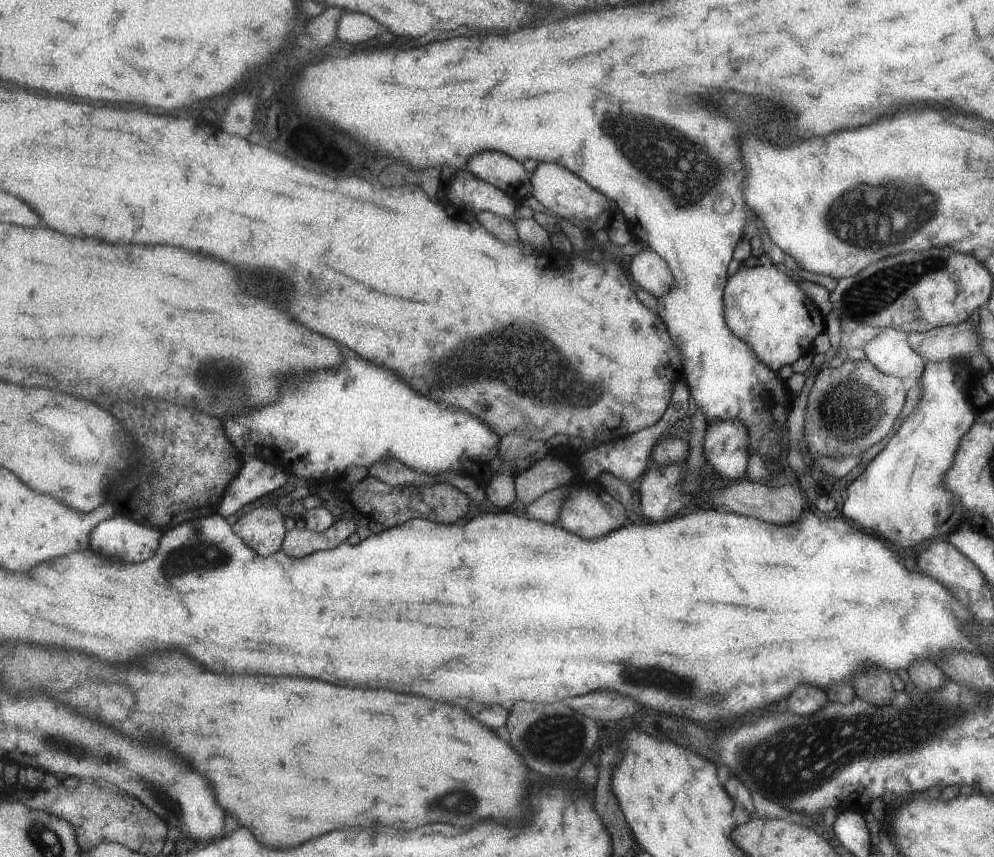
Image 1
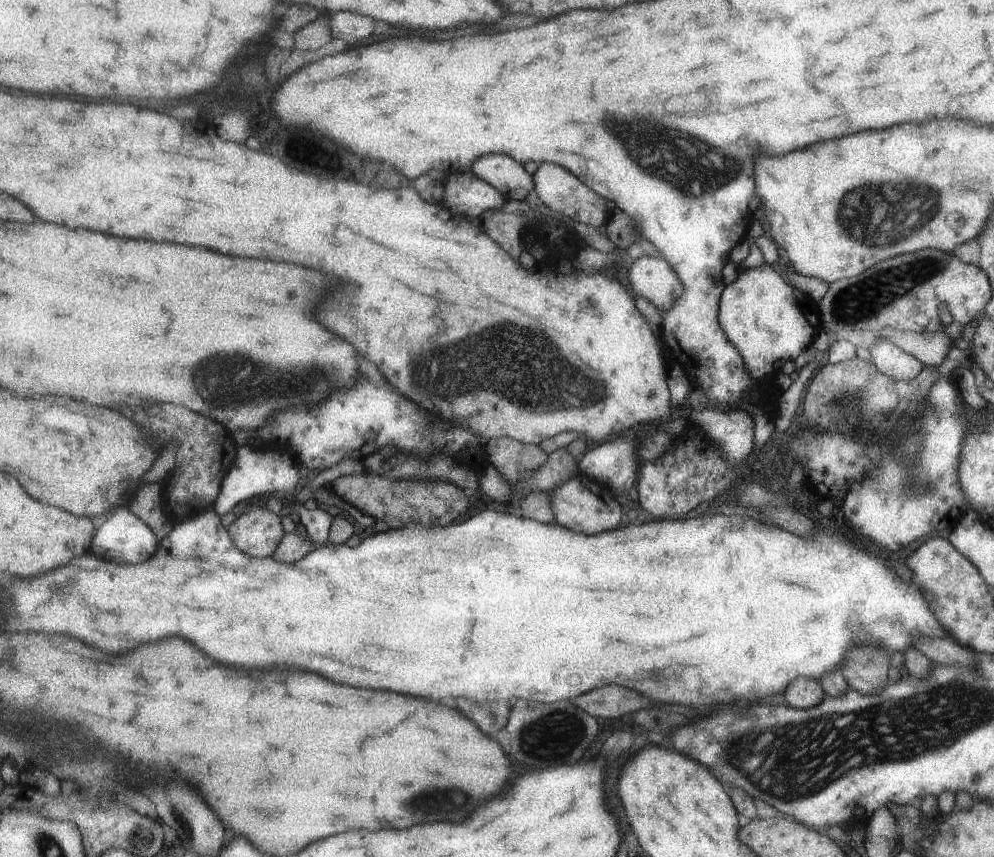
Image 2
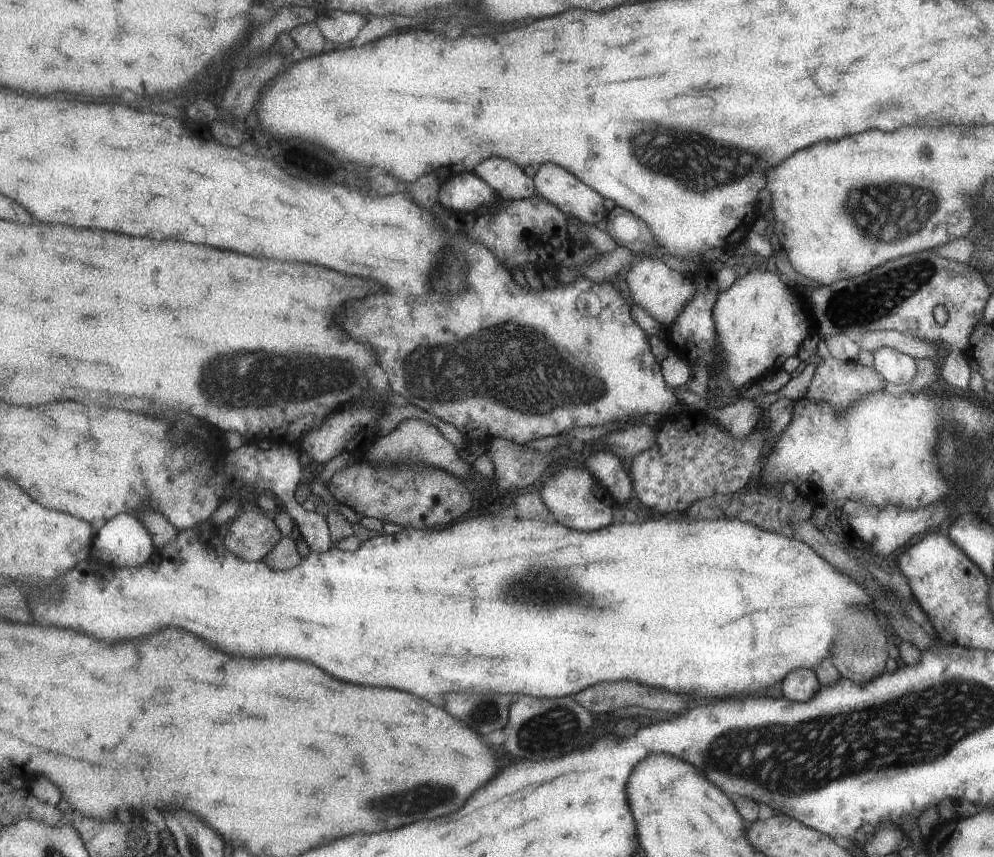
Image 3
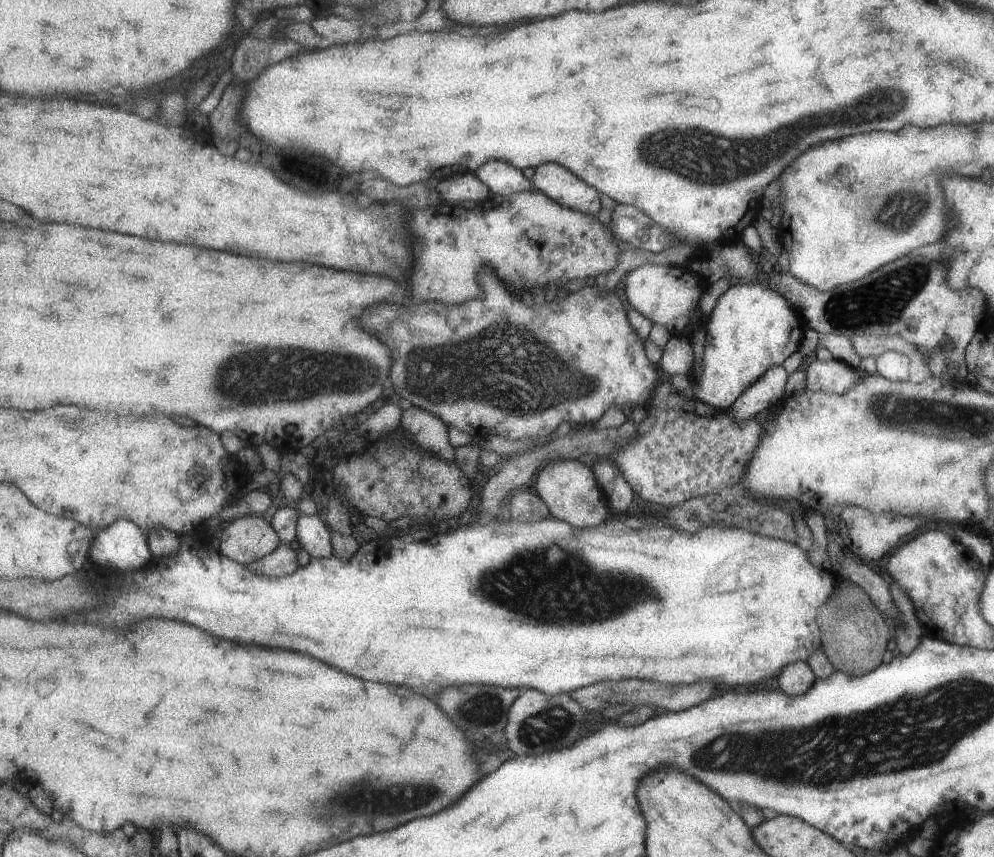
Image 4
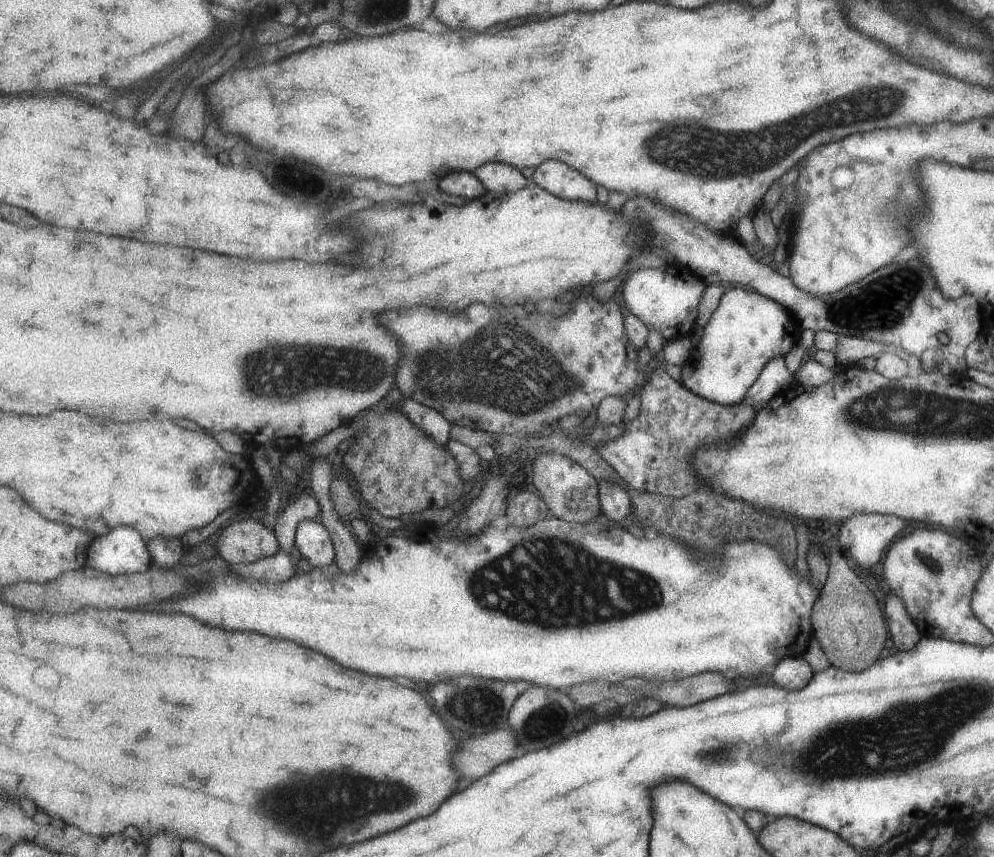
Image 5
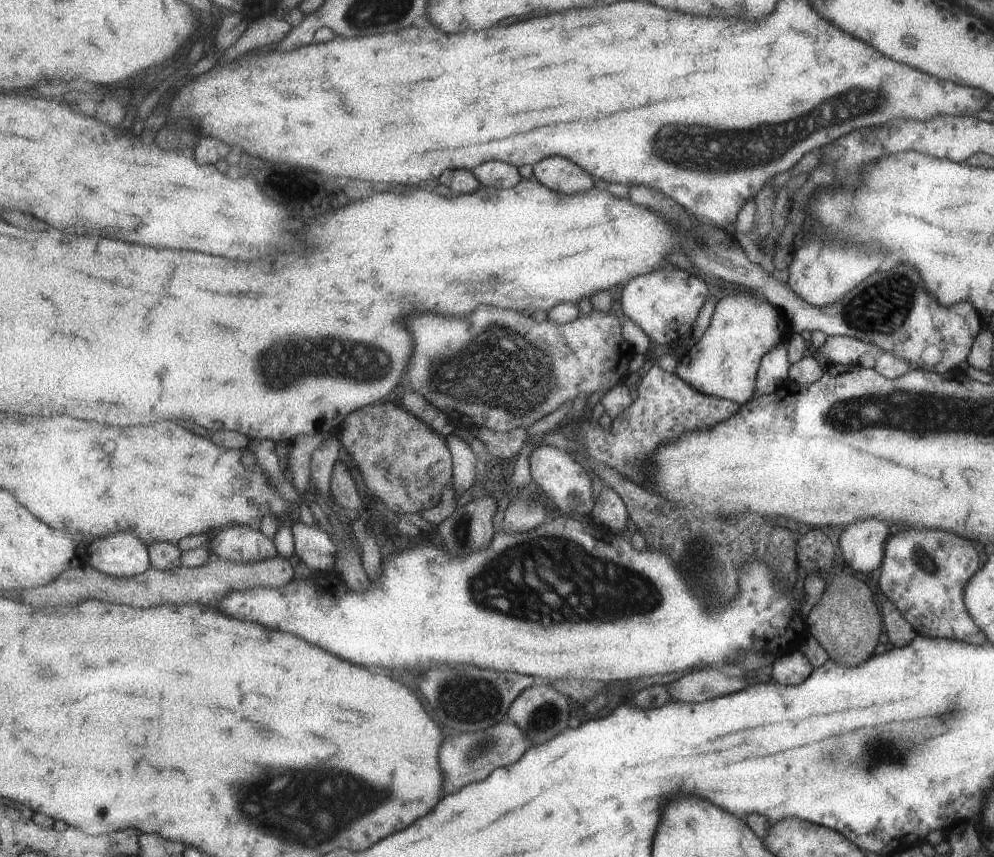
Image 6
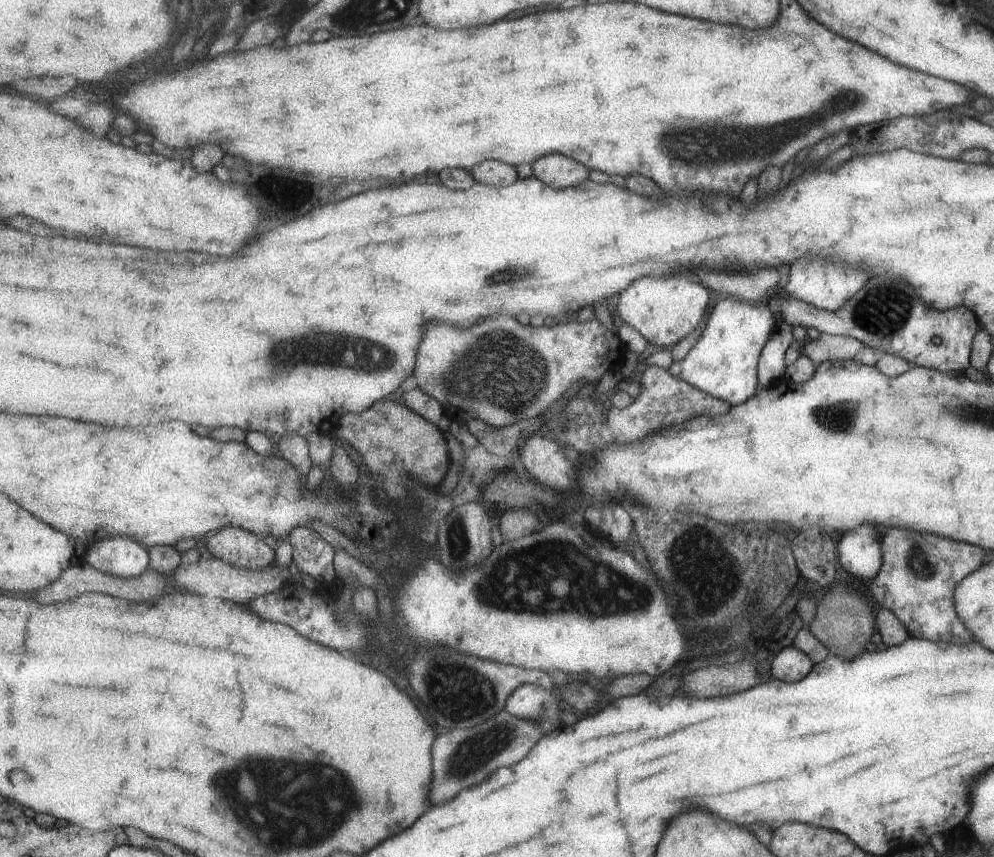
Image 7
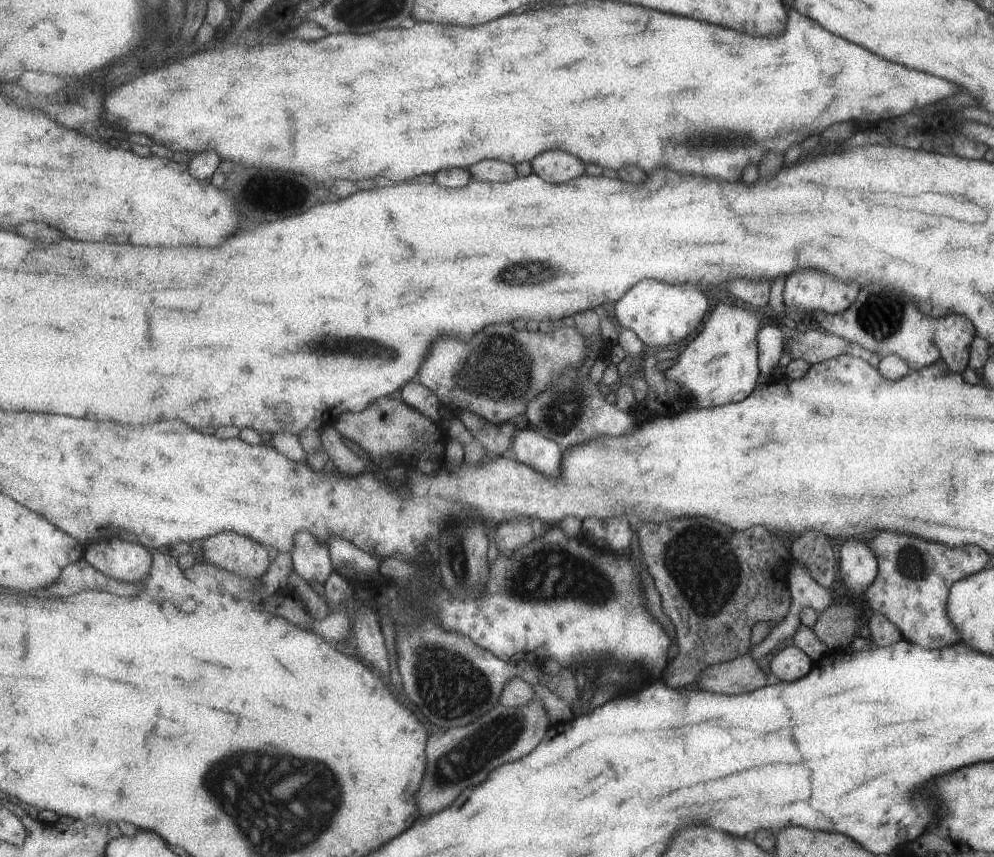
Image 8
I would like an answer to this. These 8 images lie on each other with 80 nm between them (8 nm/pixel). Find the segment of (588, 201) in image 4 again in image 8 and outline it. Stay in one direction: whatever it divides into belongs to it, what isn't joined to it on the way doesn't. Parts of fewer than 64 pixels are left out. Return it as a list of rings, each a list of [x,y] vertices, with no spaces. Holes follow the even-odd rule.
[[[551,150],[545,154],[539,154],[533,160],[533,170],[535,174],[539,174],[541,178],[545,178],[547,182],[567,182],[573,180],[581,174],[585,174],[587,166],[581,158],[569,154],[569,152],[561,152],[561,150]]]

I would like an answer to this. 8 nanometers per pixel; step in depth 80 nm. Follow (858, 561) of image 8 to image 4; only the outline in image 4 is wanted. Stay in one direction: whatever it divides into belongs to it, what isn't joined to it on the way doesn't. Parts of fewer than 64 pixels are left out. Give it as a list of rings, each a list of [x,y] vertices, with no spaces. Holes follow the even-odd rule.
[[[854,506],[842,508],[839,514],[841,514],[841,532],[843,532],[841,537],[846,541],[845,551],[855,559],[863,558],[869,562],[881,558],[885,552],[895,548],[903,536],[907,536],[909,532],[913,532],[915,528],[925,524],[925,522],[915,522],[913,517],[874,513]]]

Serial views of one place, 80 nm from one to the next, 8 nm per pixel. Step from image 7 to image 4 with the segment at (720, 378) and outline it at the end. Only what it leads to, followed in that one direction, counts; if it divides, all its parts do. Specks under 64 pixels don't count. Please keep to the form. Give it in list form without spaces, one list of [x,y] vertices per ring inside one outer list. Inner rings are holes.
[[[753,280],[730,285],[720,294],[705,324],[706,336],[697,374],[689,370],[689,385],[699,401],[727,410],[767,368],[780,365],[801,340],[803,322],[779,292]]]

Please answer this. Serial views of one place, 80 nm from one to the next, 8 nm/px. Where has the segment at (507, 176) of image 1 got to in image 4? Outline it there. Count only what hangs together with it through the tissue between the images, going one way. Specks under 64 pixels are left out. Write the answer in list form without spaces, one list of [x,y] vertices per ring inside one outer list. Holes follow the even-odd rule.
[[[489,160],[475,173],[497,198],[535,189],[533,180],[529,180],[522,169],[501,160]]]

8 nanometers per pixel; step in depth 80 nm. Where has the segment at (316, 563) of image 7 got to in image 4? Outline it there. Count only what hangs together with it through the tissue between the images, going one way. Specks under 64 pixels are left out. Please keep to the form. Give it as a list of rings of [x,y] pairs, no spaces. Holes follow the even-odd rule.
[[[302,514],[297,527],[299,544],[312,558],[324,559],[334,554],[331,528],[321,516]]]

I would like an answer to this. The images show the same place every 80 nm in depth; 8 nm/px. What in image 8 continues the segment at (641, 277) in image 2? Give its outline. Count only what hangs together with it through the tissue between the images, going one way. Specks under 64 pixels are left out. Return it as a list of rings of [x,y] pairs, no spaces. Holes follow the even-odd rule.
[[[653,279],[636,282],[633,288],[614,306],[615,317],[622,327],[631,329],[645,345],[653,348],[679,346],[687,334],[699,326],[710,302],[691,283],[670,285]]]

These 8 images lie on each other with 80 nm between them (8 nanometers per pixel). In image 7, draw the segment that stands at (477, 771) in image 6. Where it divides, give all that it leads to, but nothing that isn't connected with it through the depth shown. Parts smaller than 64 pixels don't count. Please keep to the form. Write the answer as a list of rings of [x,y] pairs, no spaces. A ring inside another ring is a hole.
[[[506,709],[492,716],[488,721],[470,729],[455,729],[437,736],[433,744],[433,784],[429,792],[431,804],[443,804],[453,800],[463,788],[485,782],[503,766],[521,762],[545,736],[542,726],[531,719],[519,718]]]

